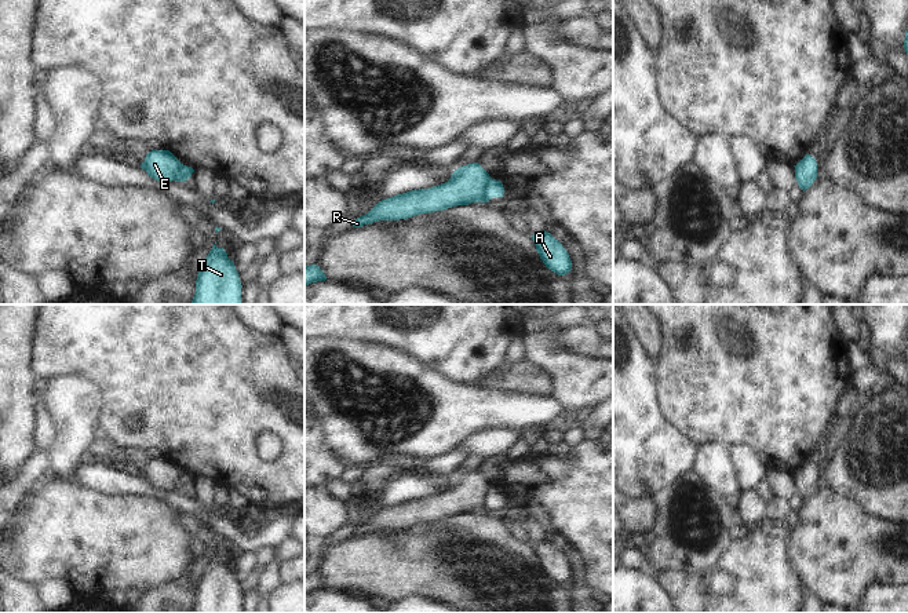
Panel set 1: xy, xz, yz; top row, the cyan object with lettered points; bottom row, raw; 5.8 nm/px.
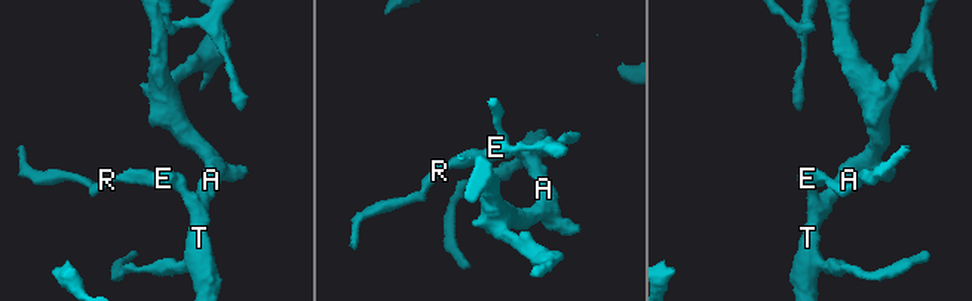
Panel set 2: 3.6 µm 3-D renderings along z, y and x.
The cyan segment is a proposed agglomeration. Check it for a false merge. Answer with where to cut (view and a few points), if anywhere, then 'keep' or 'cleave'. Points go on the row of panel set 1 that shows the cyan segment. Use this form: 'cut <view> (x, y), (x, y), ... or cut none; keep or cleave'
cut xz (489, 177), (480, 201); cleave

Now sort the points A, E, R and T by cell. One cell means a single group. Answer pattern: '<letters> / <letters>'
A T / E R

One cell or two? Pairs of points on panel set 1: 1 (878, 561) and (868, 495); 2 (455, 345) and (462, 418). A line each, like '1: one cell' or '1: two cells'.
1: two cells
2: two cells

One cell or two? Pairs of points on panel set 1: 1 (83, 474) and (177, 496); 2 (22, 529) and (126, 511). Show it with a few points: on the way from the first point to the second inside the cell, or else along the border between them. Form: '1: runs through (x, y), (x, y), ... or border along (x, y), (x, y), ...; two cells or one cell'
1: runs through (106, 478), (117, 484), (137, 485), (153, 492); one cell
2: runs through (48, 529), (99, 529); one cell

